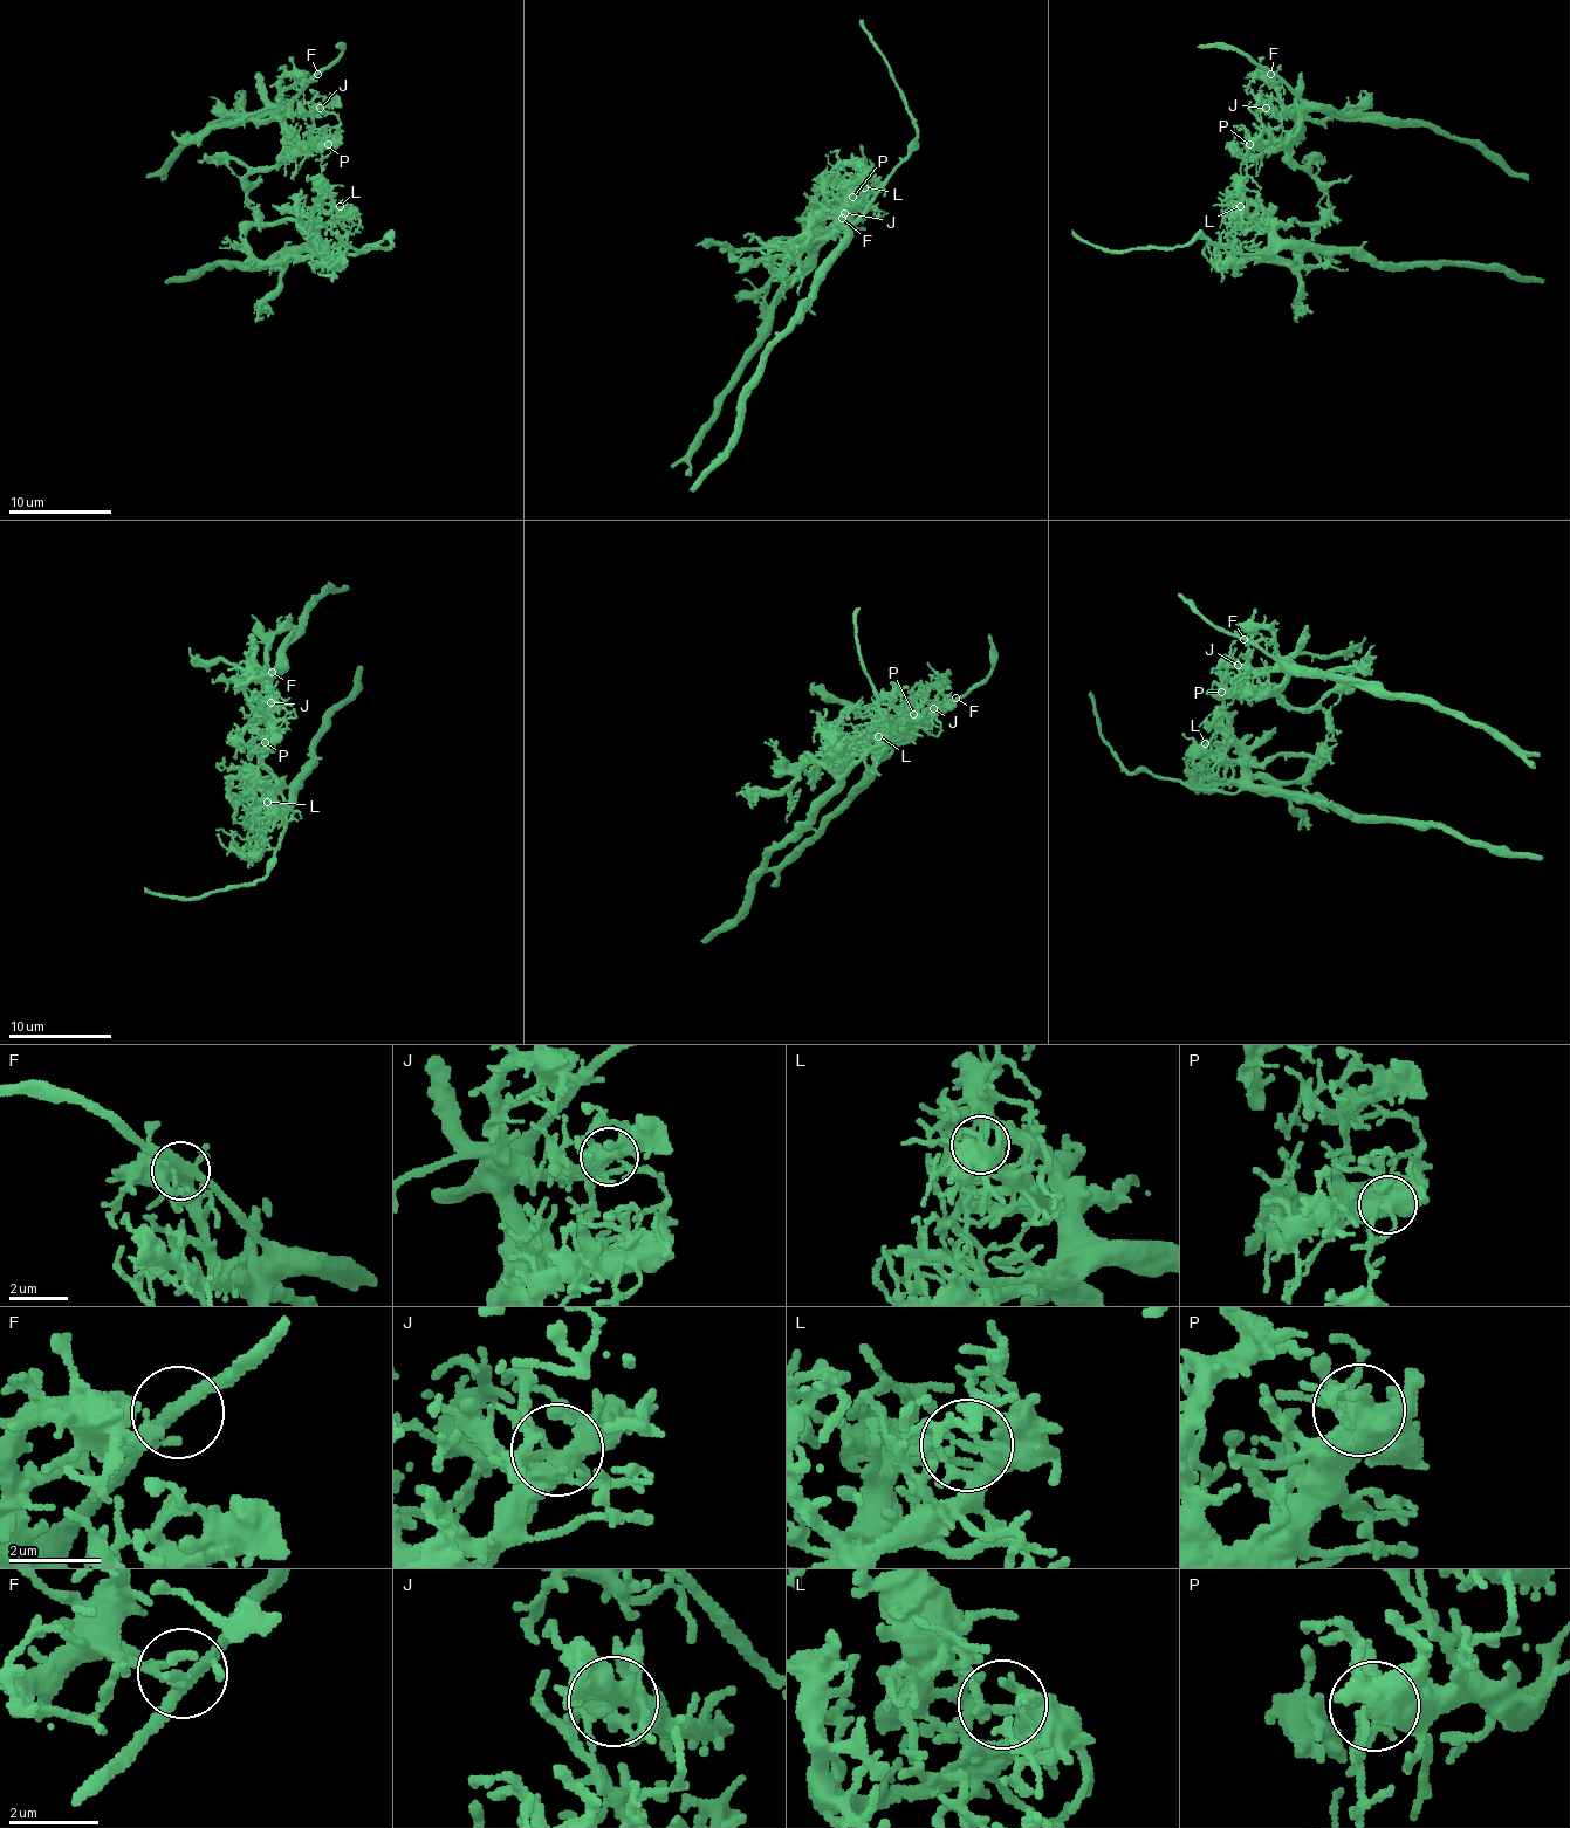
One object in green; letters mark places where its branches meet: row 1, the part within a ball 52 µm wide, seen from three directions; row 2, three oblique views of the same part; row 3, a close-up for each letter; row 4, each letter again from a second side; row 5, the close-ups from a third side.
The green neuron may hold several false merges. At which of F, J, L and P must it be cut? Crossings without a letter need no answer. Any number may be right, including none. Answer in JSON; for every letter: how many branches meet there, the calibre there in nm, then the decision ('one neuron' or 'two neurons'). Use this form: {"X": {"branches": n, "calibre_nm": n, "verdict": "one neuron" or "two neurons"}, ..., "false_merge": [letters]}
{"F": {"branches": 4, "calibre_nm": 240, "verdict": "one neuron"}, "J": {"branches": 8, "calibre_nm": 400, "verdict": "one neuron"}, "L": {"branches": 4, "calibre_nm": 240, "verdict": "one neuron"}, "P": {"branches": 3, "calibre_nm": 500, "verdict": "two neurons"}, "false_merge": ["P"]}

